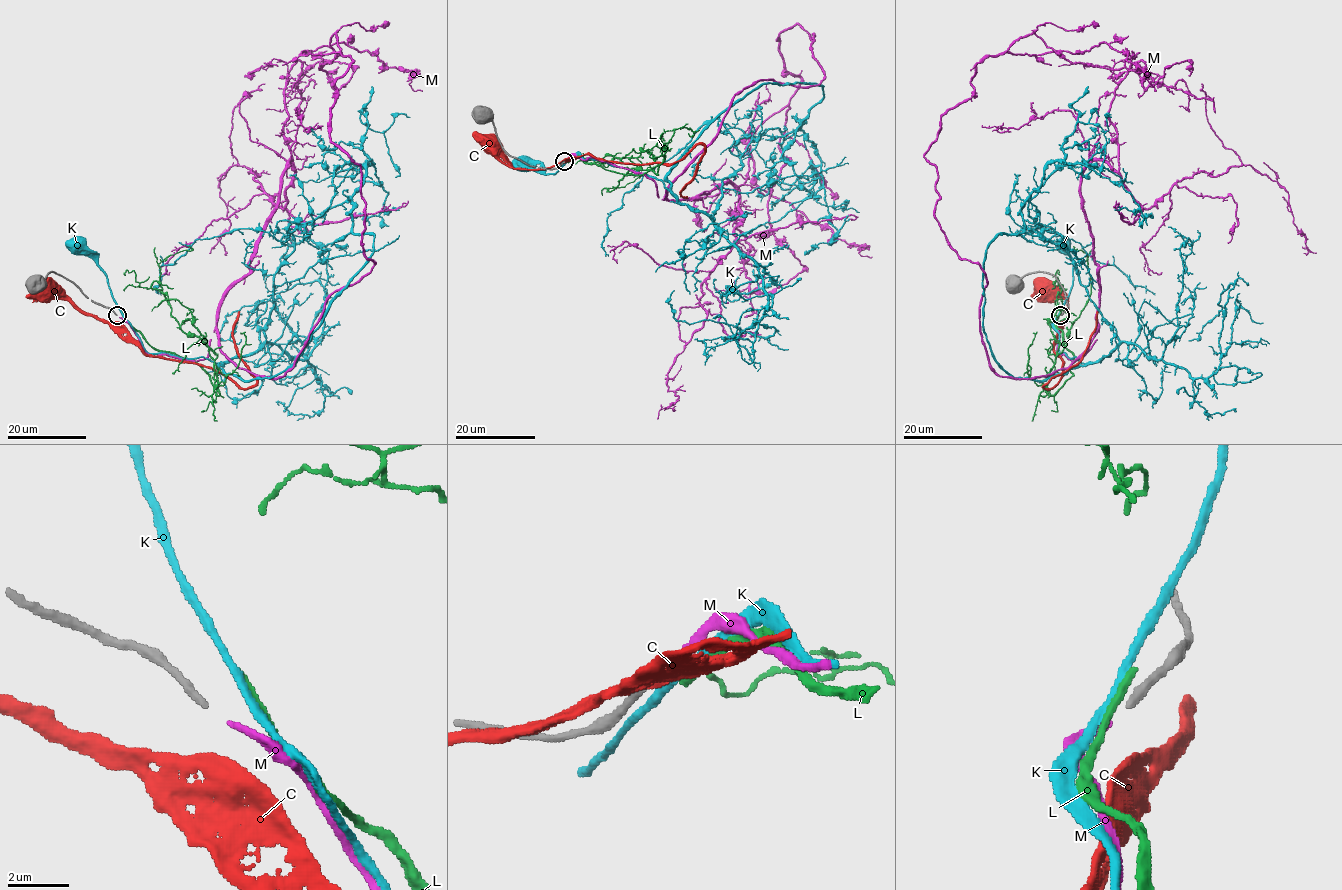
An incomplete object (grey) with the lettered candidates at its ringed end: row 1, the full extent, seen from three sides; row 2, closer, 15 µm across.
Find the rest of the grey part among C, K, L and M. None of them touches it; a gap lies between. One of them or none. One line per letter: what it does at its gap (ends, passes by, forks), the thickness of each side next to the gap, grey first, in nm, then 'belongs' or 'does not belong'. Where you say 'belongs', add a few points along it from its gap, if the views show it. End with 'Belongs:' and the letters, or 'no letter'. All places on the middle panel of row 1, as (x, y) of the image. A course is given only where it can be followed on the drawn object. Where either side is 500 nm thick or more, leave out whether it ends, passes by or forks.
C: it ends | 280/480 nm | does not belong
K: it passes by | 280/280 nm | does not belong
L: it ends | 280/360 nm | does not belong
M: it ends | 280/220 nm | belongs | via (567, 159), (664, 195), (742, 89), (817, 85), (813, 34), (779, 34), (767, 202), (803, 269), (748, 290)
Belongs: M

